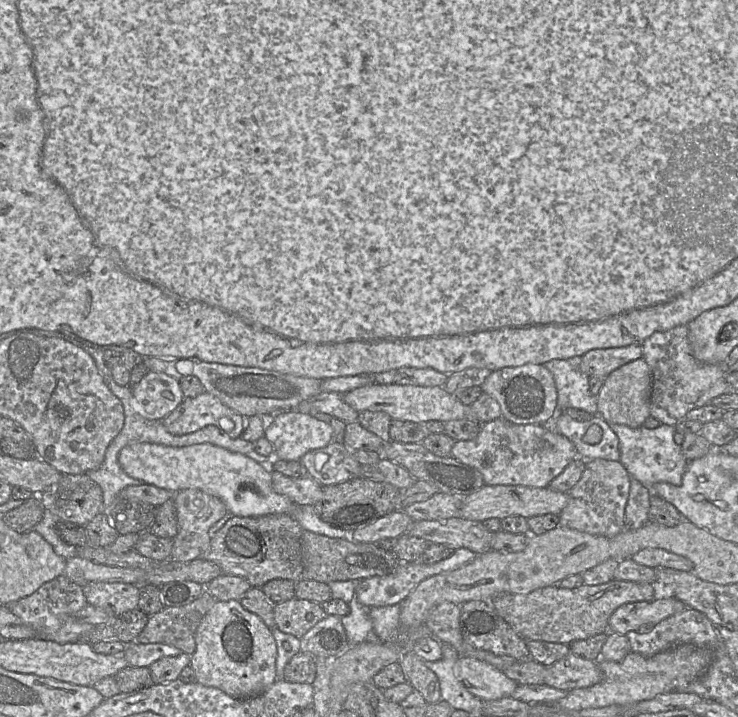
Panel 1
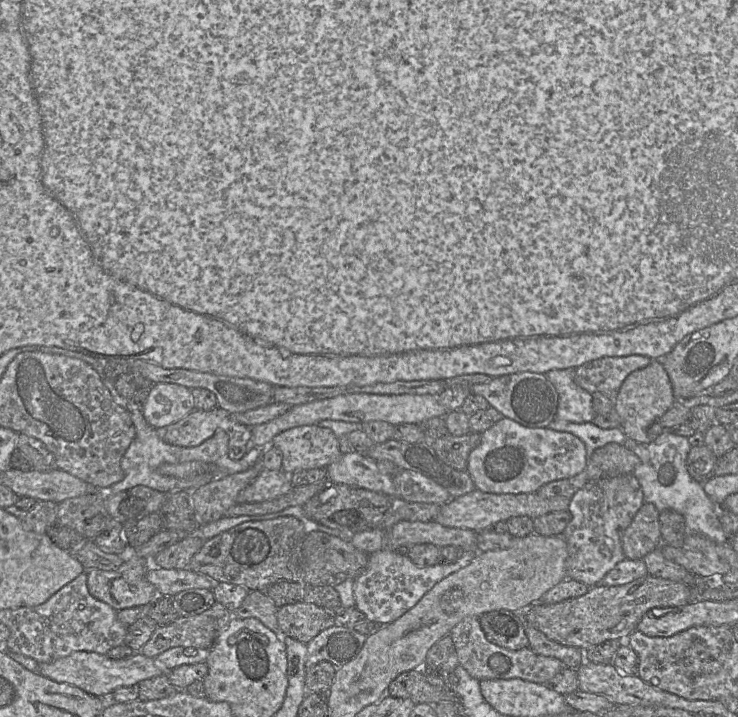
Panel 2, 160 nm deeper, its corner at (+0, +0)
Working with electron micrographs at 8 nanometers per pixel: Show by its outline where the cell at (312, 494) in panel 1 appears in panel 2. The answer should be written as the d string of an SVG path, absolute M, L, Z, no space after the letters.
M264 469L243 489L237 503L258 503L276 499L293 488L289 475L283 470Z

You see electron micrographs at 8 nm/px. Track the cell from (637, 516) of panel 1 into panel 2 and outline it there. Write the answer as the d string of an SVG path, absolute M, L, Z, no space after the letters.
M644 502L631 524L622 535L622 549L625 558L643 559L662 544L659 521L660 511L649 502Z

